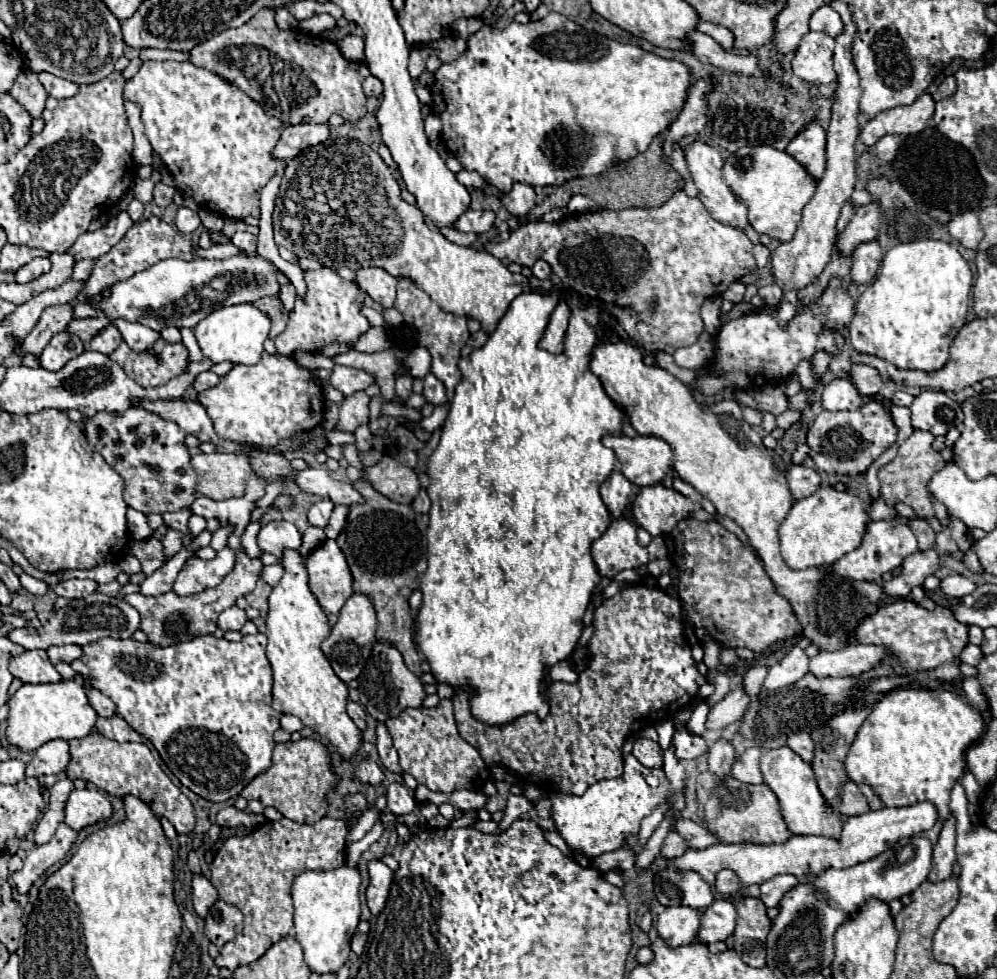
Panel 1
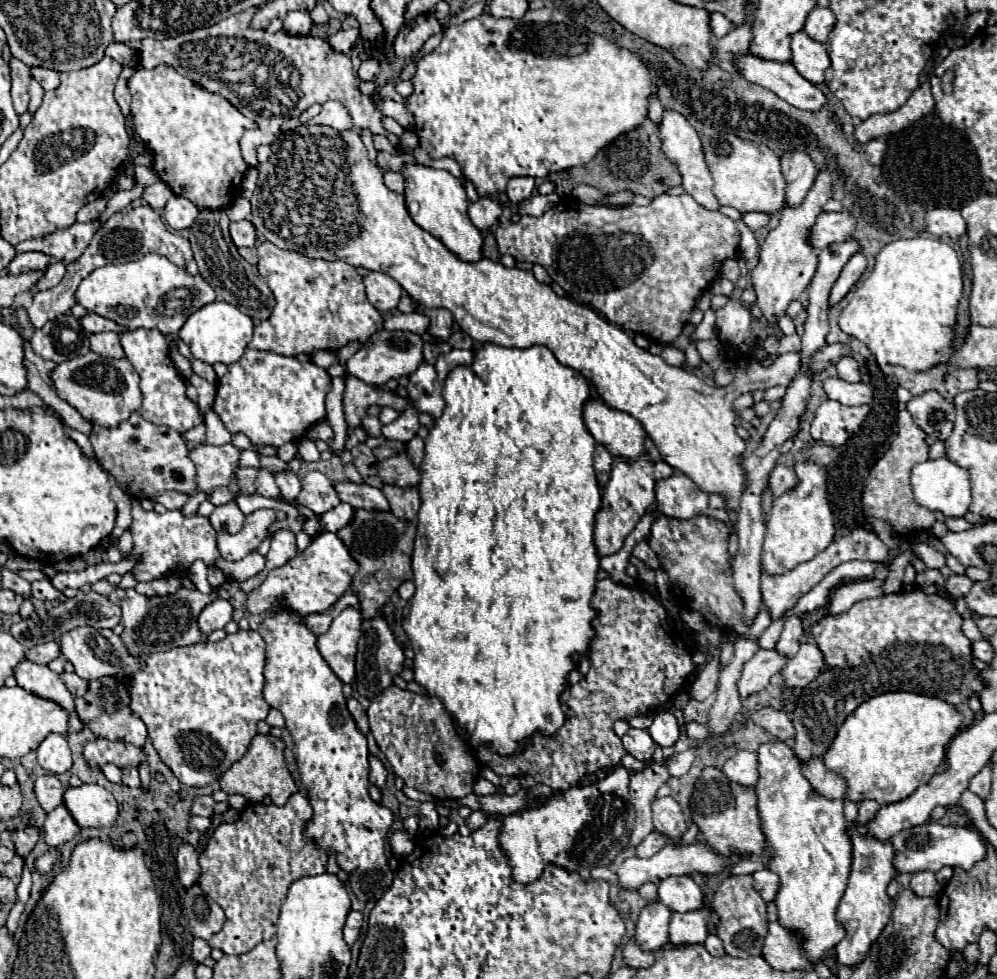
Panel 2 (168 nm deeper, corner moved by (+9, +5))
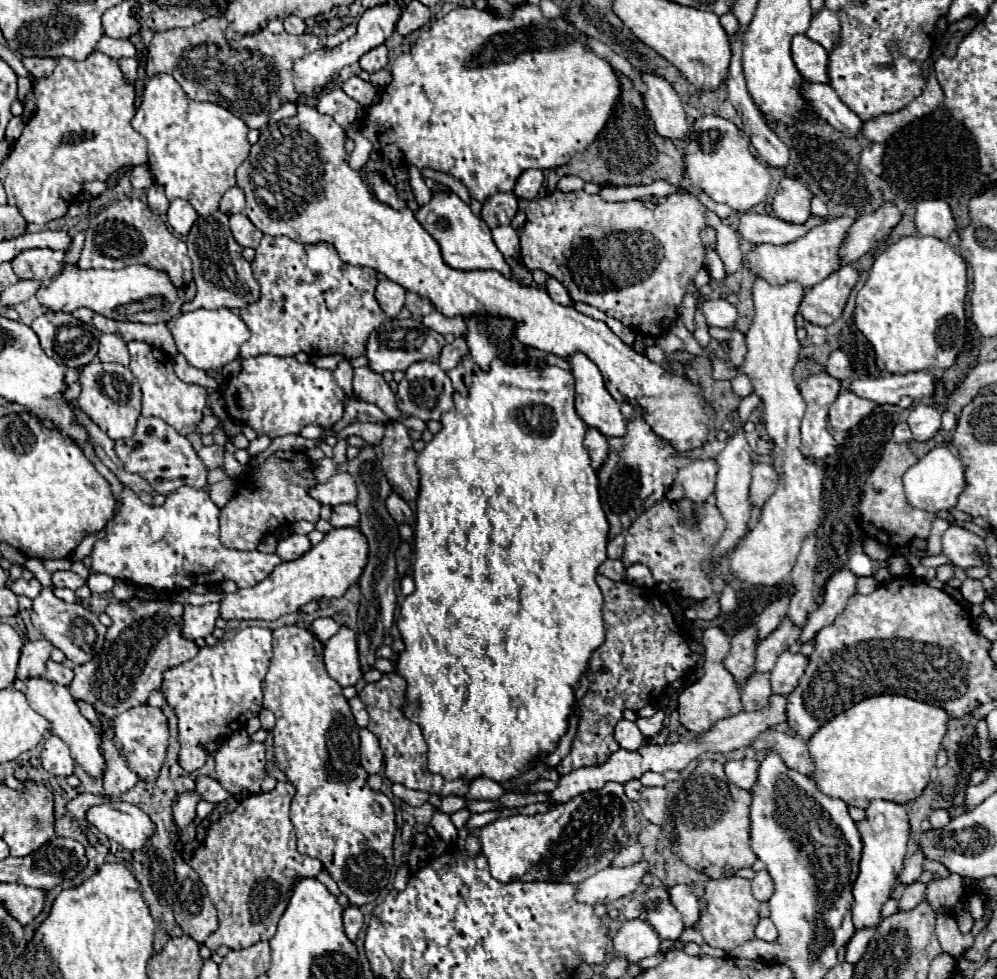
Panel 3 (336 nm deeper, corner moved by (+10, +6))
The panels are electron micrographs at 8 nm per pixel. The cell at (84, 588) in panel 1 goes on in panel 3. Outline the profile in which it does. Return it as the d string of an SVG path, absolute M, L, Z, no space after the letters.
M72 570L70 572L54 572L52 582L54 582L54 586L64 586L64 588L70 588L70 590L76 590L84 584L84 580L78 574L74 574Z

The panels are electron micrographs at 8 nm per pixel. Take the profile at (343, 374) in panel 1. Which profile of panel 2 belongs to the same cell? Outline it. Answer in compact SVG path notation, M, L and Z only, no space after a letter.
M377 331L365 347L361 347L347 363L345 377L357 377L367 385L385 385L389 379L411 375L423 363L423 339L421 335L407 331Z

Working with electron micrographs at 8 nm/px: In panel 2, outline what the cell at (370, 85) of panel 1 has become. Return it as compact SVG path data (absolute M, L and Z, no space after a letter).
M363 61L361 67L359 67L359 79L361 81L375 81L377 75L379 75L379 63L377 61Z

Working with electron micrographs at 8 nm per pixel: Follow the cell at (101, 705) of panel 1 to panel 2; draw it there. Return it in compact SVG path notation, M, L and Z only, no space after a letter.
M61 673L61 679L63 683L67 685L67 689L71 691L73 697L83 697L89 689L89 683L81 677L77 677L77 673Z

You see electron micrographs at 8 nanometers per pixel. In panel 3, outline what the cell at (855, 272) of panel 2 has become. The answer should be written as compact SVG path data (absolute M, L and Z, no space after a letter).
M846 264L824 282L804 292L804 300L798 308L798 314L816 326L830 326L842 316L842 310L848 302L848 296L858 280L858 272Z

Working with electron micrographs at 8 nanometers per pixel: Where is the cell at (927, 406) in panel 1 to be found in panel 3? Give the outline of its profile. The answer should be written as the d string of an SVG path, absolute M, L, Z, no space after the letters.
M918 404L910 410L906 422L914 434L914 440L926 442L940 430L940 412L934 406Z

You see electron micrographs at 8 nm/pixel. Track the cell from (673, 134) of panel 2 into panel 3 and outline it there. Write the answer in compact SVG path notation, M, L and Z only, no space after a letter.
M638 70L638 74L646 84L646 92L642 94L642 98L650 118L654 120L656 132L670 140L684 140L690 126L686 122L686 112L674 88L668 84L668 80L664 80L664 76L642 70Z

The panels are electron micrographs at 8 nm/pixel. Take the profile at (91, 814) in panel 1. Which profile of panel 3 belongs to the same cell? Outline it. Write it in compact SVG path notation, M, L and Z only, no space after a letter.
M122 800L92 806L86 820L126 850L142 850L146 840L150 840L156 832L156 824L152 824L146 812Z

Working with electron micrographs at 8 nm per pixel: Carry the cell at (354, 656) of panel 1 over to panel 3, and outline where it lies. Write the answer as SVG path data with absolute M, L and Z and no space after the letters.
M342 626L338 634L324 642L324 664L328 676L336 680L342 688L354 686L362 678L356 634L348 626Z

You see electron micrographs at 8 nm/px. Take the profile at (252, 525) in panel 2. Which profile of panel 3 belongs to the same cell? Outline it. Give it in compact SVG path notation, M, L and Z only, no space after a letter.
M300 450L274 452L260 466L252 468L248 474L236 482L236 494L220 510L220 540L226 548L234 550L256 550L260 540L272 530L290 526L298 520L318 522L320 502L308 496L308 488L316 484L312 474L310 458Z

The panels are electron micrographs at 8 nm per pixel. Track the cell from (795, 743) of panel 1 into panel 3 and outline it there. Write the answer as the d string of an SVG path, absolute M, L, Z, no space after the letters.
M752 672L748 680L740 688L742 692L742 704L744 710L758 710L768 704L768 698L772 696L770 688L770 674L768 672Z

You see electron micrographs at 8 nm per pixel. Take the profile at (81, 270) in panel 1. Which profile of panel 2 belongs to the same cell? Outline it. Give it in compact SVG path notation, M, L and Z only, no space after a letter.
M57 261L53 265L47 267L45 275L39 279L39 283L33 287L33 293L35 291L43 291L43 289L51 289L53 285L59 285L61 283L61 277L65 277L65 263L63 261Z

